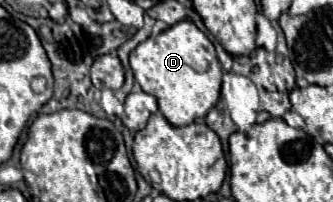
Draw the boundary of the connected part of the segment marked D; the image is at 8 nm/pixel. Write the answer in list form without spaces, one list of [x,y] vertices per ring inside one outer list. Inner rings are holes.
[[[189,20],[177,22],[175,26],[163,30],[161,34],[157,34],[155,38],[147,38],[145,42],[141,42],[131,52],[131,68],[133,68],[137,84],[143,88],[143,92],[157,98],[159,110],[163,112],[163,116],[173,126],[187,126],[187,124],[195,122],[197,118],[203,118],[219,100],[223,68],[217,60],[217,54],[215,54],[215,48],[213,48],[211,40]]]

